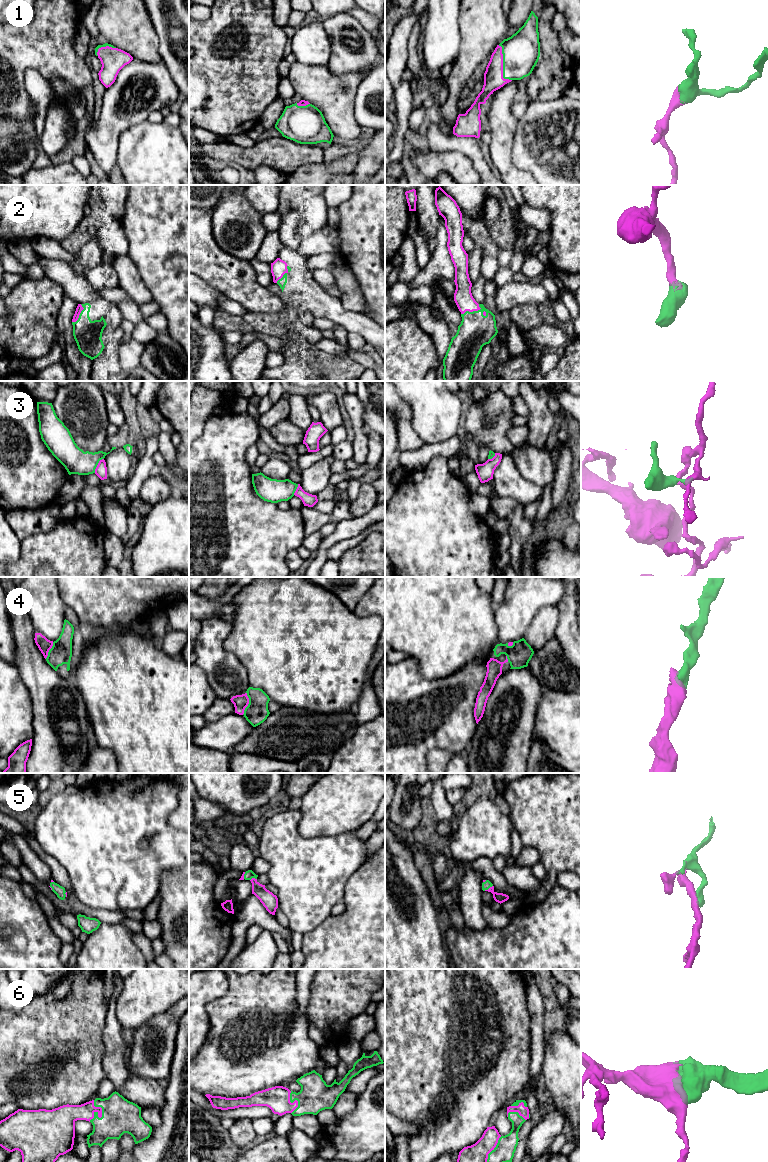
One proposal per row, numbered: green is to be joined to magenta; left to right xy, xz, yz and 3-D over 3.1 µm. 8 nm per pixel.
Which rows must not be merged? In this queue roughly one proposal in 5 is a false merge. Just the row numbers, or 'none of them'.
3

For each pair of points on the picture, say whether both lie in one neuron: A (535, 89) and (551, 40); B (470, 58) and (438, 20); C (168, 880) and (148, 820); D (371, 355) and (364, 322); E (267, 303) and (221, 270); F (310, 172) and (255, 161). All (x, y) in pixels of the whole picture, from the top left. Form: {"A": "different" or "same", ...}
{"A": "same", "B": "different", "C": "different", "D": "different", "E": "same", "F": "different"}

